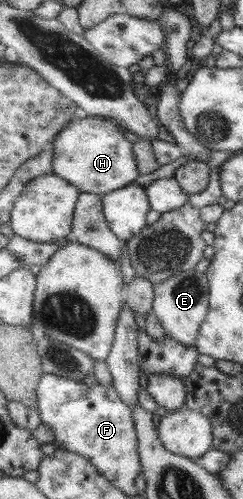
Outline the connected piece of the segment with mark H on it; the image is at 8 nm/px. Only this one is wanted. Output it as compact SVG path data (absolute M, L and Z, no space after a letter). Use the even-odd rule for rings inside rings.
M82 115L75 118L68 128L63 130L54 144L54 172L78 186L82 192L104 197L129 186L142 175L134 143L123 133L124 128L115 120L106 117Z

